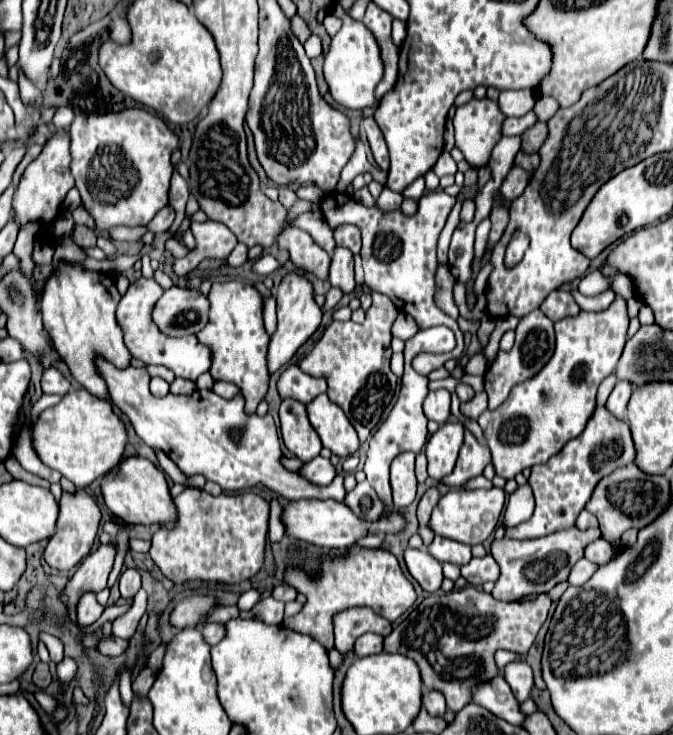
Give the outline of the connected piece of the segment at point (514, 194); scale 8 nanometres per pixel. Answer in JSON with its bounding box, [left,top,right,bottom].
[499,166,529,201]

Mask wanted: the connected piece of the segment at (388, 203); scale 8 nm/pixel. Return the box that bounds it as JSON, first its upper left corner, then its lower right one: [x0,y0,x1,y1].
[375,187,403,211]

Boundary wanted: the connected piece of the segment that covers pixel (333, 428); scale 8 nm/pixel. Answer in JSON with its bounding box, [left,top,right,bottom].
[307,393,359,459]

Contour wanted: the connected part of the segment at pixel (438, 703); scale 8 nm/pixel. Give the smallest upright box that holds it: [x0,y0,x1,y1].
[423,689,447,717]

